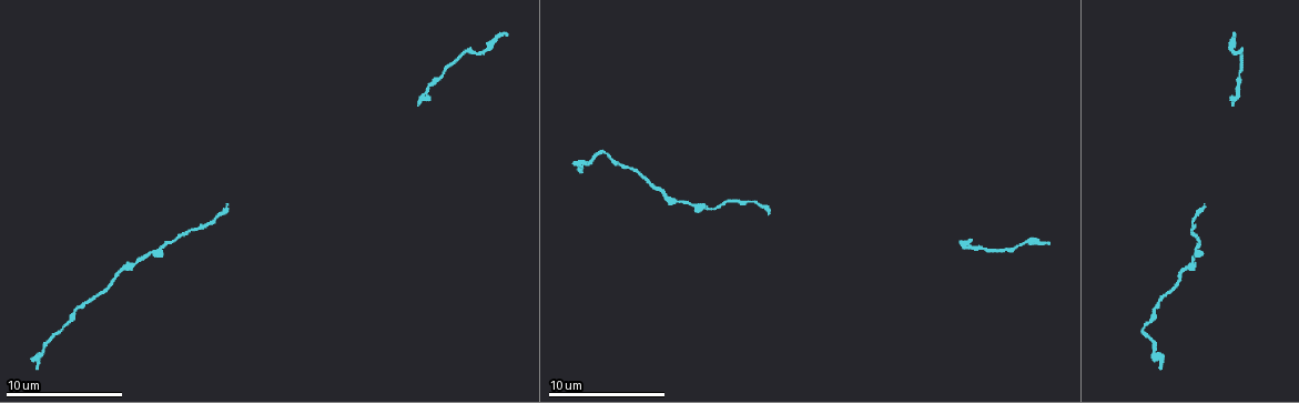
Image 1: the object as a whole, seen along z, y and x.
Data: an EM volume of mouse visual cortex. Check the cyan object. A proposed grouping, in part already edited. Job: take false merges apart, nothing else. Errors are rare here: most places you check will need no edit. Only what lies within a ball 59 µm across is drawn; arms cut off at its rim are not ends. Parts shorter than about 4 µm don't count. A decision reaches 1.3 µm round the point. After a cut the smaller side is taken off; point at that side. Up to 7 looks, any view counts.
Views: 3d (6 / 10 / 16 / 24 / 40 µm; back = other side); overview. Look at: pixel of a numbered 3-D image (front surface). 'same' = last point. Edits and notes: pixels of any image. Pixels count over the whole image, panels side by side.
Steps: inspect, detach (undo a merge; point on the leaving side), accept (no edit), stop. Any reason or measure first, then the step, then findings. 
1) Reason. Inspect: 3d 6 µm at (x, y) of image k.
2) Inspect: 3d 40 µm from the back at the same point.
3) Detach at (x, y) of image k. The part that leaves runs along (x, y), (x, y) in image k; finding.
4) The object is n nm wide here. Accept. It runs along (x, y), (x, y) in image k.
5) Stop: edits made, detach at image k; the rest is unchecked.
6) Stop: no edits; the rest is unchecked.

Inspect: 3d 10 µm at (1232, 105) of image 1.

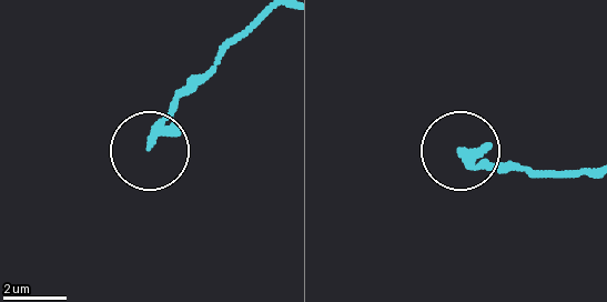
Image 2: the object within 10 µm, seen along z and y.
Accept. All the same neuron.

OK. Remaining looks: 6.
Inspect: 3d 10 µm at (1204, 207) of image 1.

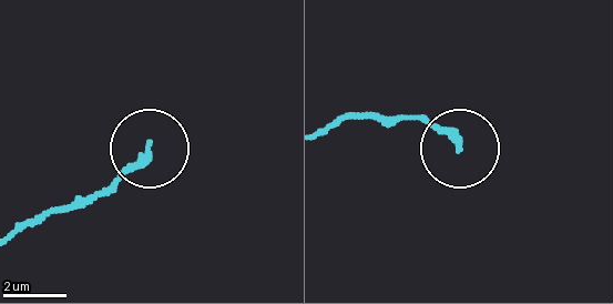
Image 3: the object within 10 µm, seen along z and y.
Other side. Inspect: 3d 10 µm from the back at (460, 148) of image 3.

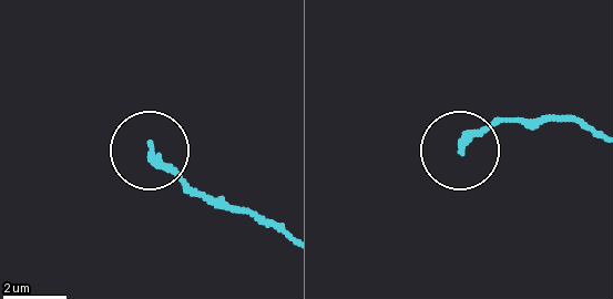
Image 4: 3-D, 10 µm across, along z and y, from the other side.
The object is 210 nm wide here. Accept. One neuron here.

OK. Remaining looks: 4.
A narrow waist. Inspect: 3d 10 µm at (144, 256) of image 1.

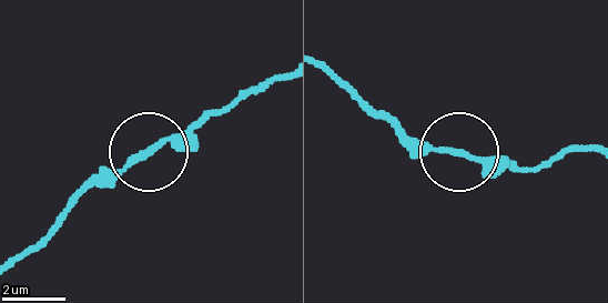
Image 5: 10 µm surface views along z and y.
The object is 180 nm wide here. Accept. All the same neuron.

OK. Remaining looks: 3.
Stop: no edits; the rest is unchecked.

